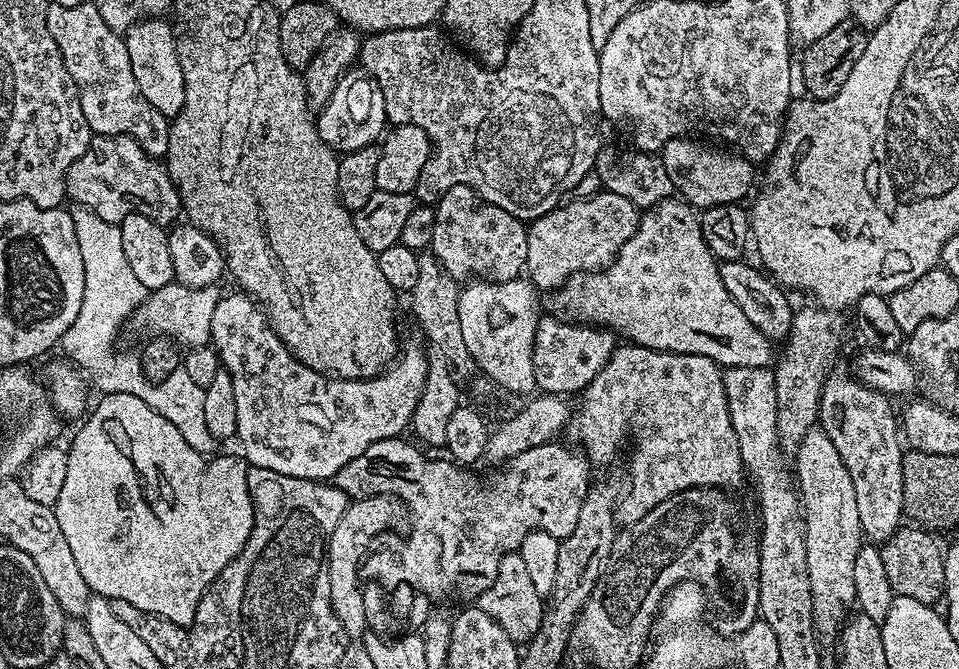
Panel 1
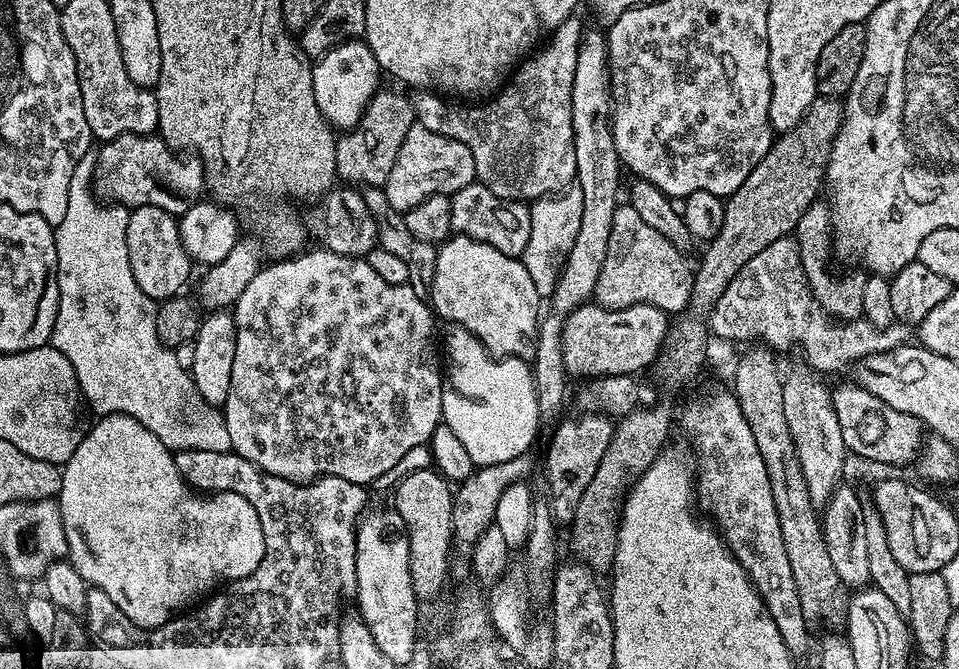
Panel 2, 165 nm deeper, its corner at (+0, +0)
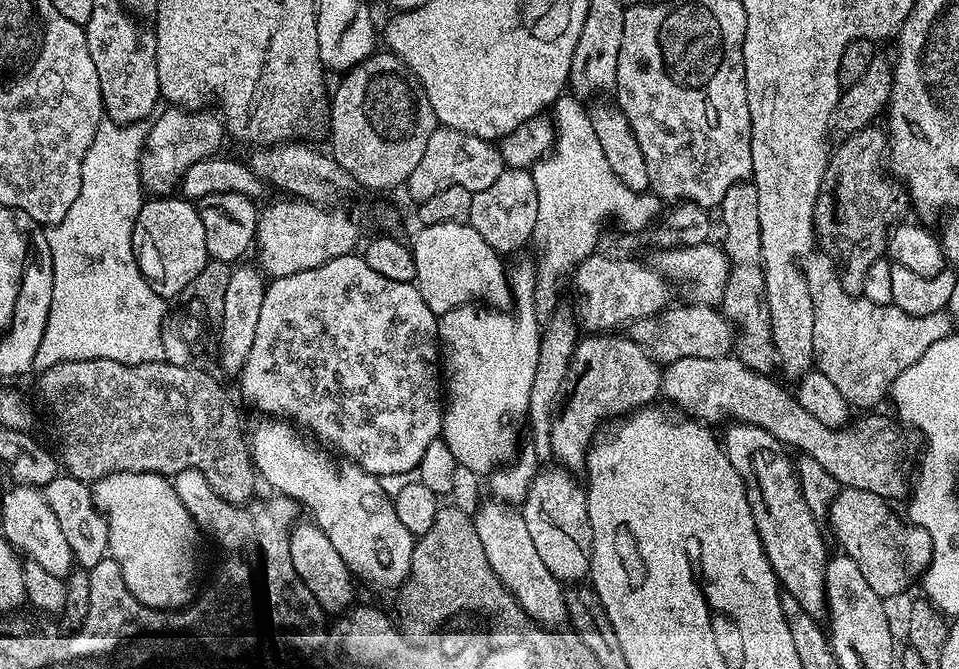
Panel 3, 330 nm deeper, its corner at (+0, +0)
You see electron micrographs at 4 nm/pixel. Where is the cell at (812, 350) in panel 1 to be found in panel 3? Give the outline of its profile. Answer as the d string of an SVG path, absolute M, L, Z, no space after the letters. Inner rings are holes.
M876 127L864 128L861 132L841 139L844 141L837 148L835 145L830 156L828 172L824 176L824 185L820 187L820 197L816 203L816 239L819 247L832 257L838 269L840 285L851 296L861 295L866 270L870 270L871 264L878 262L887 253L890 229L903 217L900 215L910 208L905 185L897 182L886 171L888 138L883 127Z

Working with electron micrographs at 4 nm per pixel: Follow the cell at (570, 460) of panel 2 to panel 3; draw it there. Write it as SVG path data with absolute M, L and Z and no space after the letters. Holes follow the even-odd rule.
M588 334L576 345L568 371L574 381L571 385L572 393L570 388L568 401L566 396L552 421L553 457L569 470L583 469L589 463L590 449L597 439L596 431L603 420L612 420L615 416L627 417L651 405L655 401L652 399L661 395L661 365L631 335L616 335L620 334Z

